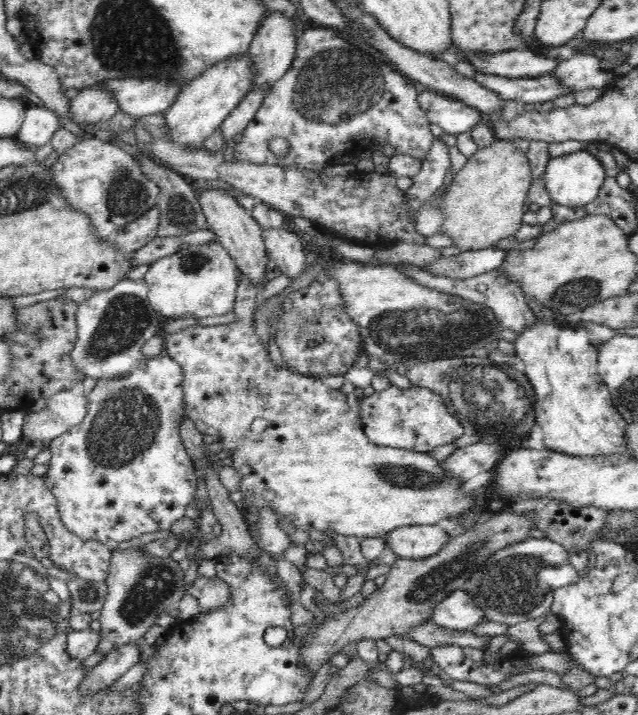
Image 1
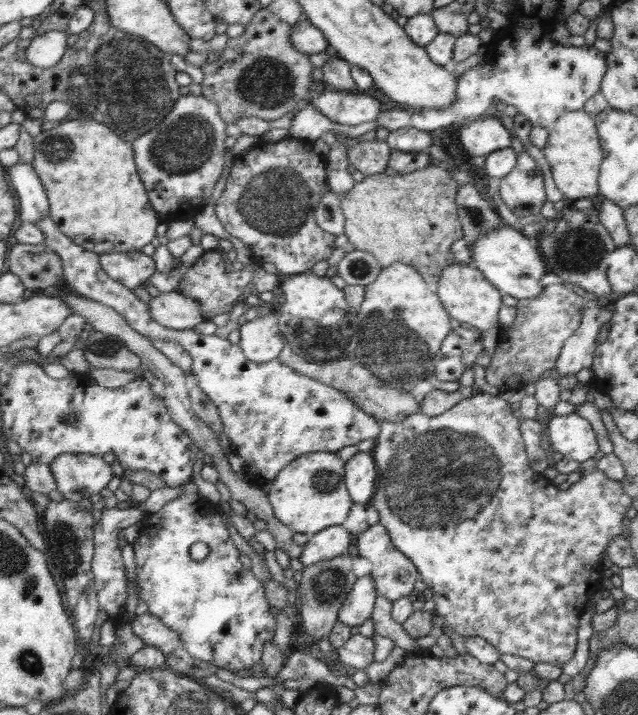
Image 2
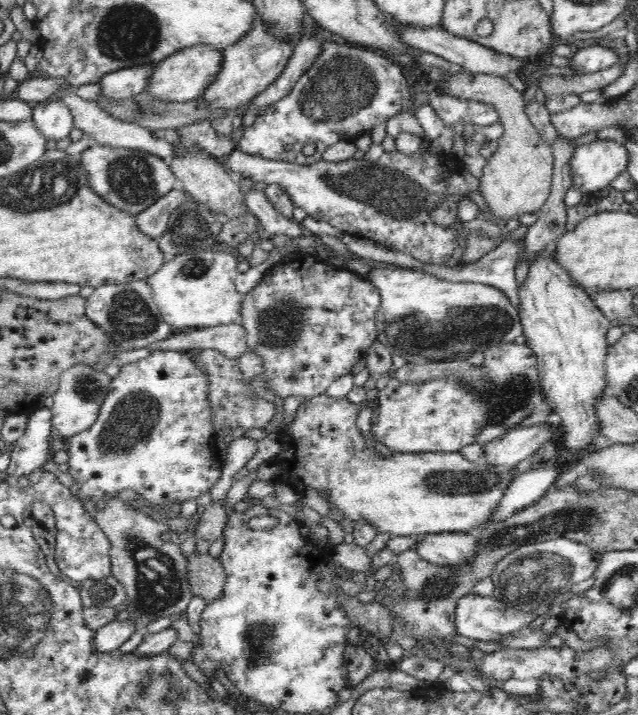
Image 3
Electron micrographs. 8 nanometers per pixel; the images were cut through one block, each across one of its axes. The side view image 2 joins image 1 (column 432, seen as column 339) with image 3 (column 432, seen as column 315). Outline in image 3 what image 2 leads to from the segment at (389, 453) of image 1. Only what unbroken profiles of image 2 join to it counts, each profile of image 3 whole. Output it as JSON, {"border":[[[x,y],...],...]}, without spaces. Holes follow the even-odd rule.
{"border":[[[324,393],[318,394],[318,396],[304,398],[296,416],[288,425],[288,428],[282,428],[280,432],[281,436],[290,434],[290,438],[293,437],[294,454],[288,454],[285,452],[282,455],[278,455],[278,459],[276,459],[274,462],[280,468],[280,475],[276,477],[275,482],[291,484],[294,489],[298,490],[296,493],[300,493],[300,496],[302,496],[307,489],[315,488],[320,496],[328,501],[330,511],[332,511],[332,513],[337,517],[346,518],[346,520],[349,519],[353,521],[353,524],[355,524],[357,520],[364,519],[364,521],[372,523],[372,525],[378,529],[378,532],[389,532],[391,536],[412,536],[412,534],[424,535],[425,533],[440,532],[468,533],[468,530],[474,530],[474,528],[476,528],[478,534],[479,531],[484,528],[484,526],[488,526],[488,524],[494,524],[494,521],[497,521],[492,520],[492,512],[496,510],[496,506],[498,506],[498,502],[502,500],[502,496],[504,496],[504,492],[506,492],[508,484],[510,484],[510,482],[512,482],[512,478],[514,478],[514,474],[512,474],[512,470],[514,470],[513,466],[494,466],[486,462],[475,463],[466,459],[464,455],[458,452],[408,453],[392,451],[392,454],[389,456],[381,456],[381,454],[377,451],[374,452],[368,449],[368,446],[364,441],[364,437],[360,434],[358,427],[356,427],[356,417],[358,414],[359,411],[357,406],[350,402],[347,396],[336,398],[330,397]]]}

